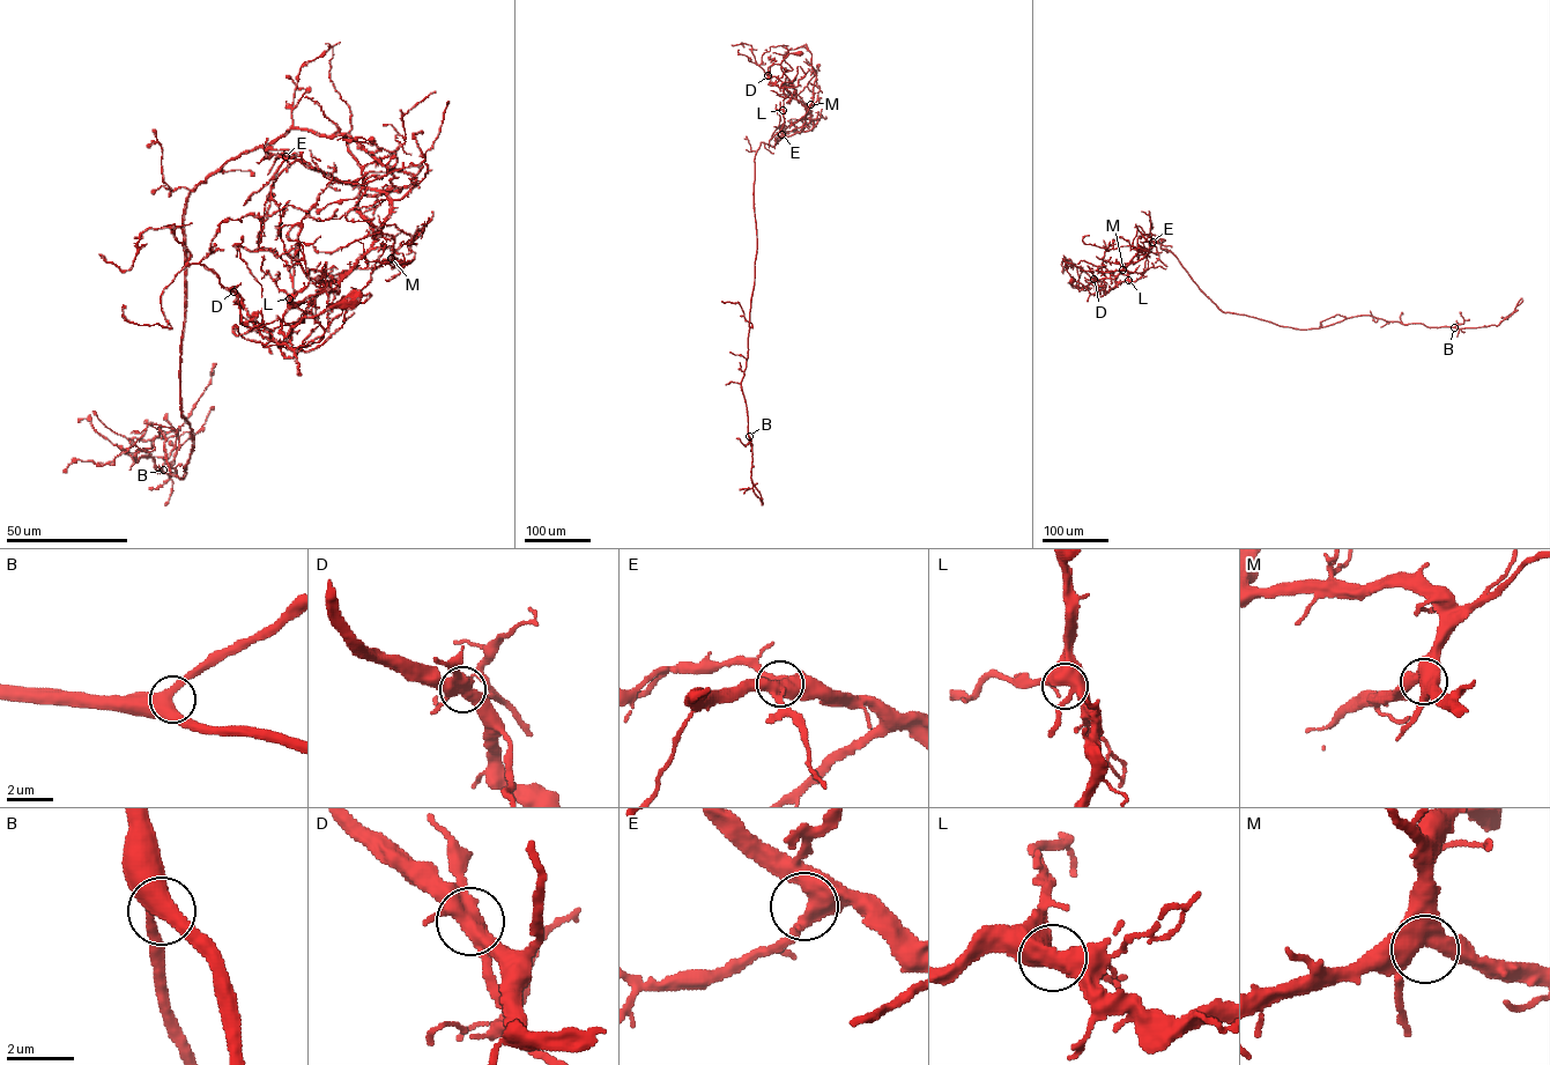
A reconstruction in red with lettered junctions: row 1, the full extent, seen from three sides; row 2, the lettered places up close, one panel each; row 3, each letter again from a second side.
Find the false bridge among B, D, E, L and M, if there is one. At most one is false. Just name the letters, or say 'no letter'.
D

